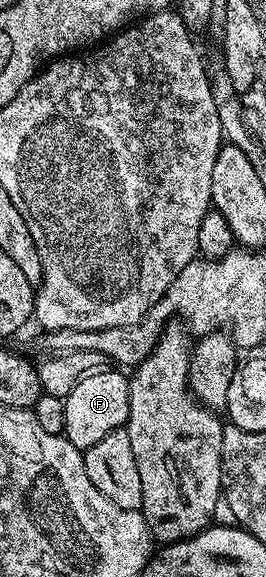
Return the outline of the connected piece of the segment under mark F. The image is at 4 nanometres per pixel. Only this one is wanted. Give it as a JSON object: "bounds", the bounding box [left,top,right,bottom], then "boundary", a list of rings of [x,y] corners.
{"bounds":[63,369,130,452],"boundary":[[[120,369],[90,373],[90,377],[82,377],[82,381],[78,381],[78,385],[74,385],[63,400],[66,417],[63,436],[70,441],[70,445],[86,452],[94,441],[102,441],[106,433],[127,424],[130,411],[129,376]]]}

